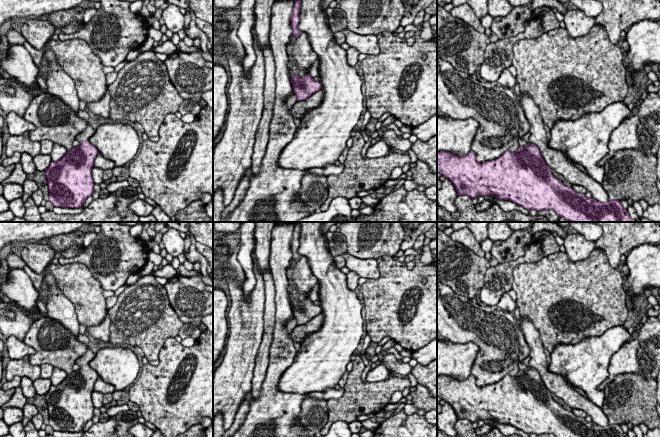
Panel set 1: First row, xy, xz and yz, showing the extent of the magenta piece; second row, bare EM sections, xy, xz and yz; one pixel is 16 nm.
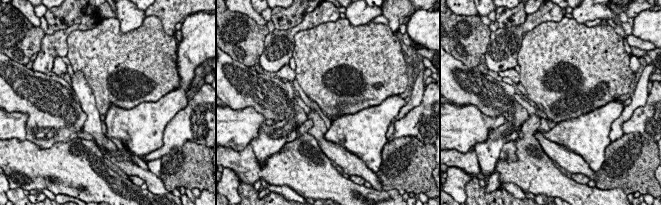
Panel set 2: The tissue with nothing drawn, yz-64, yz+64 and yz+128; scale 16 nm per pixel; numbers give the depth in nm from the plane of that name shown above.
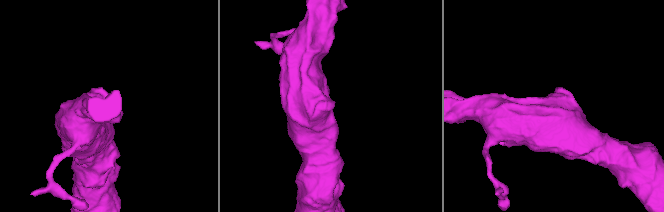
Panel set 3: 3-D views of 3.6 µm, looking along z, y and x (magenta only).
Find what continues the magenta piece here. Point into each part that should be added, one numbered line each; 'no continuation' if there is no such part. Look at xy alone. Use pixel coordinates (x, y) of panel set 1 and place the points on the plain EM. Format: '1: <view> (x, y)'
1: xy (85, 359)

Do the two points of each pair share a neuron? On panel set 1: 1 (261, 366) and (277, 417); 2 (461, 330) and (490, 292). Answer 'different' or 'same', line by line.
1: different
2: different

